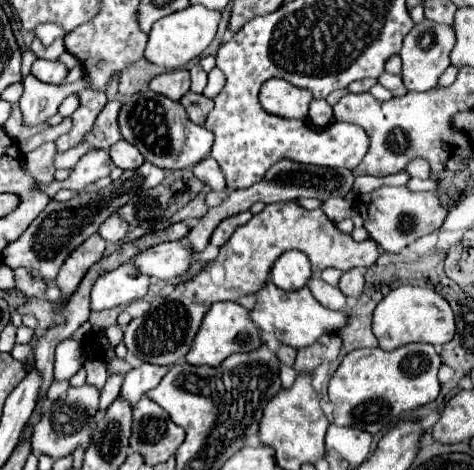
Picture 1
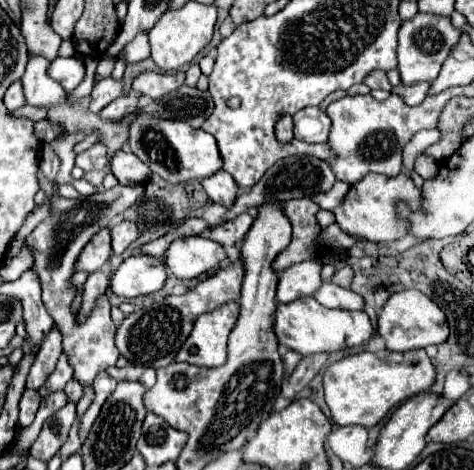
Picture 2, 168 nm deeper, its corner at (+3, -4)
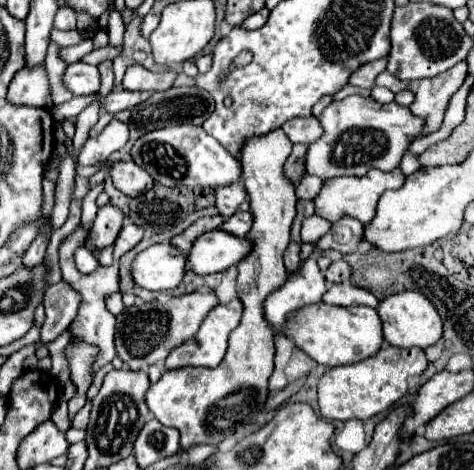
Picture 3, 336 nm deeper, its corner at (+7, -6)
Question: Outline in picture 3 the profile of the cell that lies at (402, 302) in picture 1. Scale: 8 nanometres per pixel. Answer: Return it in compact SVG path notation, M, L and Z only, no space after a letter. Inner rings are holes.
M398 292L388 296L384 302L380 302L378 314L384 324L384 340L396 348L428 348L436 344L442 334L442 318L432 308L428 298L418 292Z

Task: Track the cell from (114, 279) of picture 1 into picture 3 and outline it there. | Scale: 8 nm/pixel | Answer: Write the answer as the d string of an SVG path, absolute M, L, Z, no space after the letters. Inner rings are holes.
M154 244L130 264L134 284L146 290L174 290L184 276L186 256L170 244Z

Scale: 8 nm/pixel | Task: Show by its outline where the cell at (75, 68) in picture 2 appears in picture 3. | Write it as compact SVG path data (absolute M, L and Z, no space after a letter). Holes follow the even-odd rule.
M84 62L68 64L64 70L64 76L62 76L62 84L72 94L94 94L100 86L98 68L84 64Z

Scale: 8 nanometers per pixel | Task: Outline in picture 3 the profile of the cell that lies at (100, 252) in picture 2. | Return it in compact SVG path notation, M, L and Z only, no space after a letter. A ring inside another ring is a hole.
M112 204L100 208L94 220L94 226L90 230L86 248L90 252L102 252L106 246L112 246L122 228L122 220L124 220L124 214Z

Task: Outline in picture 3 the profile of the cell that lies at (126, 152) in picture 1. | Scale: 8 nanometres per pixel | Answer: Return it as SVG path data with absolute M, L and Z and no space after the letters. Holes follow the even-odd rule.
M132 160L128 162L116 162L110 168L110 176L114 186L124 192L126 196L140 196L144 194L144 190L152 188L152 178L146 174L146 170L142 170L138 164L134 164Z

